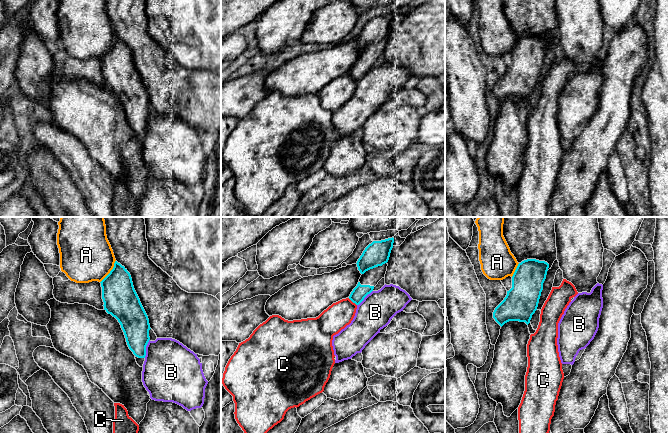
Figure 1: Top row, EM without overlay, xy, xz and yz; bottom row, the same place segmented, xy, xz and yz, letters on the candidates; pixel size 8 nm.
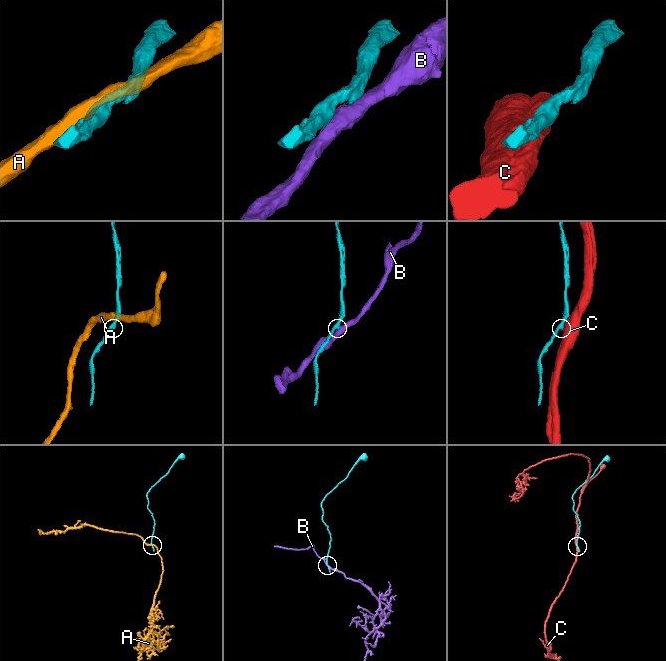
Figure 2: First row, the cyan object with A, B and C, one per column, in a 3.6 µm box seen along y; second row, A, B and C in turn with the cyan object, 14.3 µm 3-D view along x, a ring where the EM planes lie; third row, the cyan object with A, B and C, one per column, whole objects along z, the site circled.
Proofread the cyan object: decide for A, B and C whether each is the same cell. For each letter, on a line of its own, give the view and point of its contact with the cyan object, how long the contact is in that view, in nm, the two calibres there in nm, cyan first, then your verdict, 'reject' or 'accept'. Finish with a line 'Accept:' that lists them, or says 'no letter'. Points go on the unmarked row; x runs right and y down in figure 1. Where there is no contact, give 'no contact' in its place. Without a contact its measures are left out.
A: contact xy (110, 47); length 220 nm; calibres 280 and 420 nm; reject
B: contact xy (145, 124); length 160 nm; calibres 220 and 420 nm; reject
C: contact xz (352, 77); length 90 nm; calibres 120 and 220 nm; reject
Accept: no letter

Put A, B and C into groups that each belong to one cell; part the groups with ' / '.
A / B / C

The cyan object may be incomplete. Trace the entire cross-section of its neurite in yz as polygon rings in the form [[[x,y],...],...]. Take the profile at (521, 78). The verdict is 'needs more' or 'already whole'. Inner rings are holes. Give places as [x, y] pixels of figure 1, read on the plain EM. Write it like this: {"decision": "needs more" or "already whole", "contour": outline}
{"decision": "already whole", "contour": [[[527,35],[518,40],[512,52],[512,64],[495,84],[493,94],[502,103],[509,97],[530,99],[538,83],[549,40]]]}

